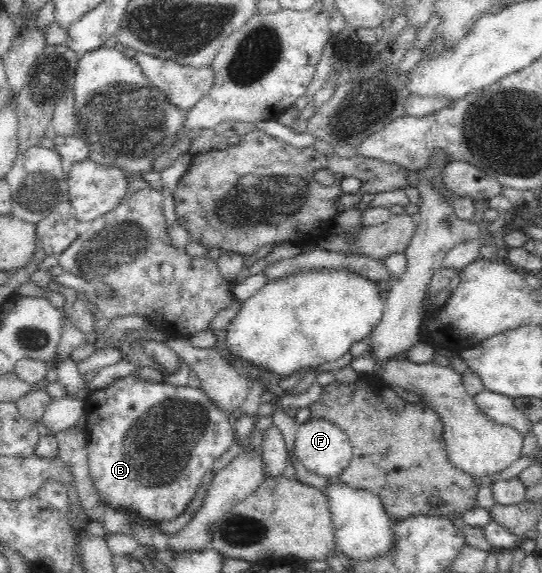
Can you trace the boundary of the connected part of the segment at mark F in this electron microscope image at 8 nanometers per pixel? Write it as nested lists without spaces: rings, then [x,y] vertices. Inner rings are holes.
[[[310,419],[297,428],[294,439],[294,455],[307,469],[319,476],[335,478],[350,464],[354,450],[341,428],[326,419]]]

